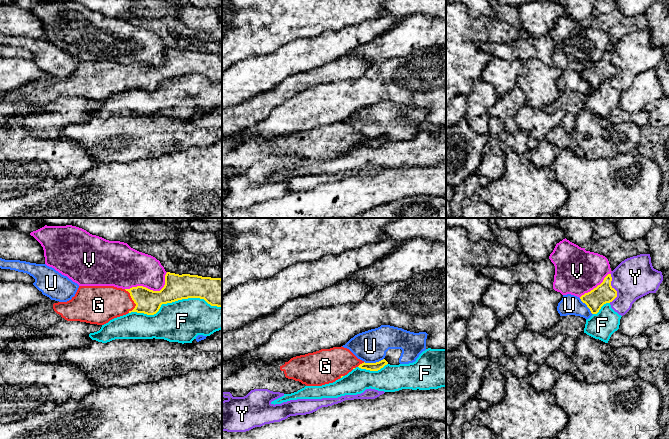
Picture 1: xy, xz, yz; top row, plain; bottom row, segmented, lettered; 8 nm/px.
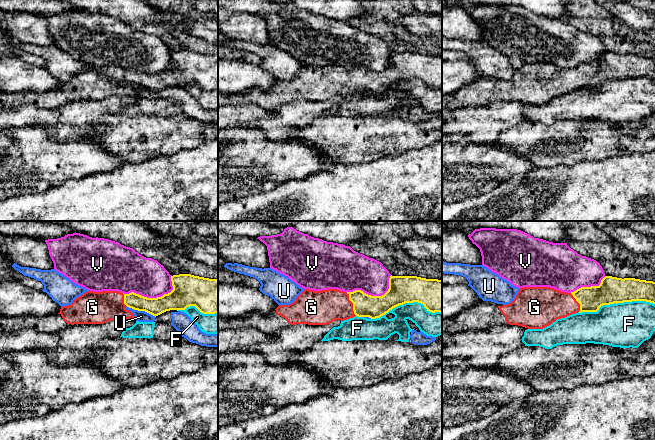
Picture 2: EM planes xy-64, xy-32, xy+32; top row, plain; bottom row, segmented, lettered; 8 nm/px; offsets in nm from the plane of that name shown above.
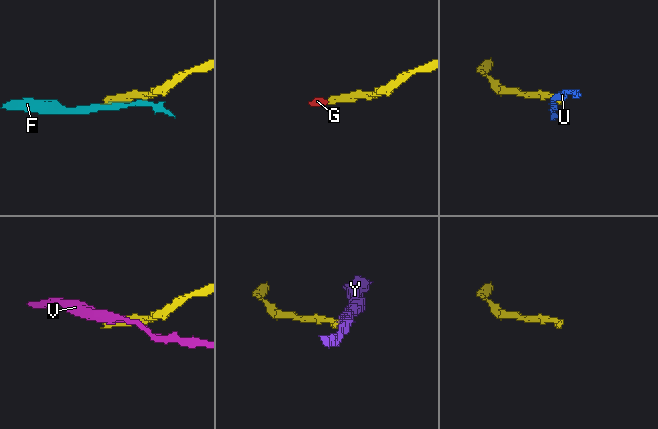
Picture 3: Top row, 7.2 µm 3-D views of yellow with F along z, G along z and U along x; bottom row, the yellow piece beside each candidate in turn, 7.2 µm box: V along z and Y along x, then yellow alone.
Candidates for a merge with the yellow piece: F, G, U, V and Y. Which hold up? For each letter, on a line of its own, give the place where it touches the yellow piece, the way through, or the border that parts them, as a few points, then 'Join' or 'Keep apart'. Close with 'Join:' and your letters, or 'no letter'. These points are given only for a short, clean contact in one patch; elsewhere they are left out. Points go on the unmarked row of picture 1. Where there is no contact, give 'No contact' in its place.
F: Touches yellow at xy (174, 77). Keep apart
G: Touches yellow at xy (132, 75). Path across: xy (147, 77), (132, 75), (102, 79). Join
U: Touches yellow at xz (373, 139). Keep apart
V: Touches yellow at xy (151, 66). Keep apart
Y: Touches yellow at yz (614, 65). Keep apart
Join: G

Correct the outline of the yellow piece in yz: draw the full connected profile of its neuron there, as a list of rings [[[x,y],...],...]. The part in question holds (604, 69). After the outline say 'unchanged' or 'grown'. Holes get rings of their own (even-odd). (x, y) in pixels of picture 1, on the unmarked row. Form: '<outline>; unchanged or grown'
[[[608,50],[600,61],[580,73],[592,90],[597,90],[604,80],[617,73],[617,67],[611,62],[611,57],[611,50]]]; unchanged

